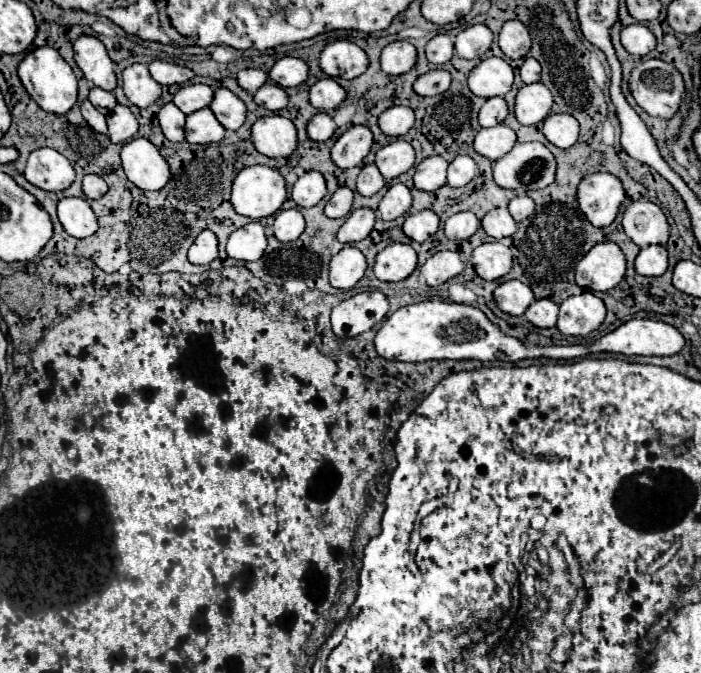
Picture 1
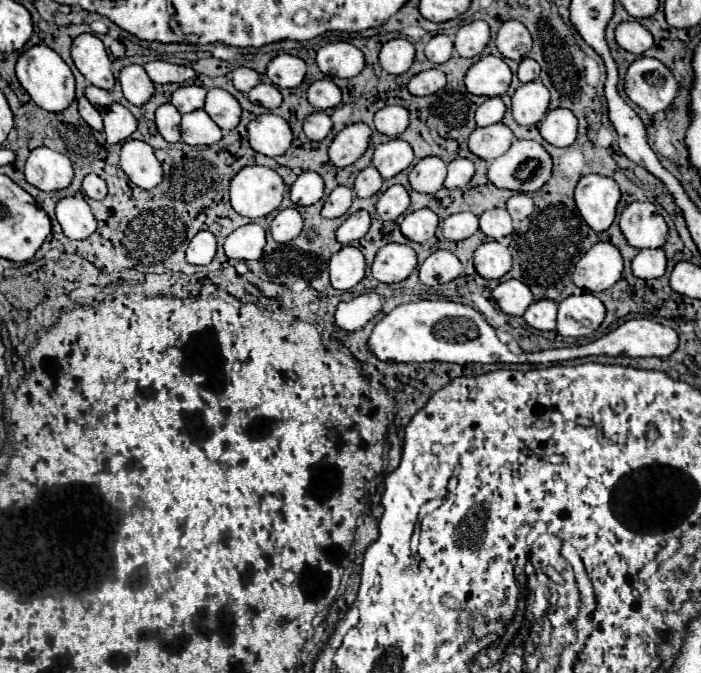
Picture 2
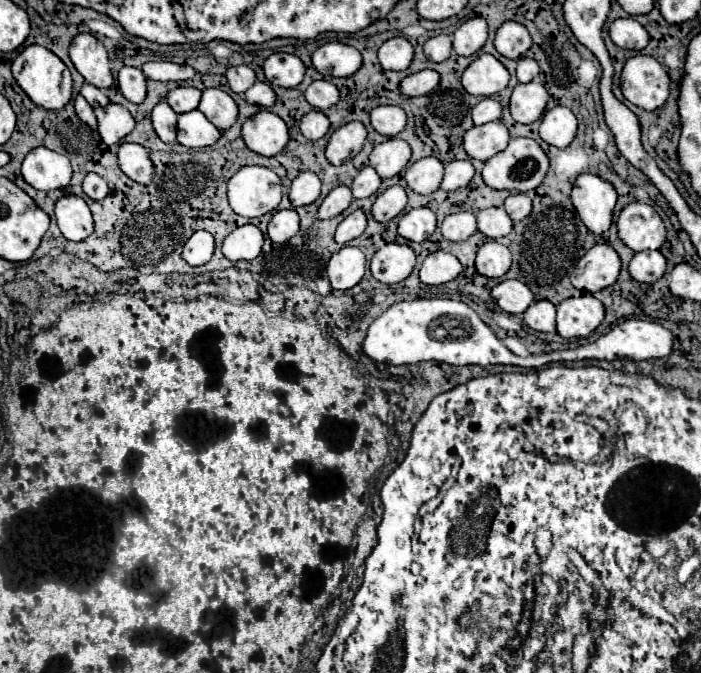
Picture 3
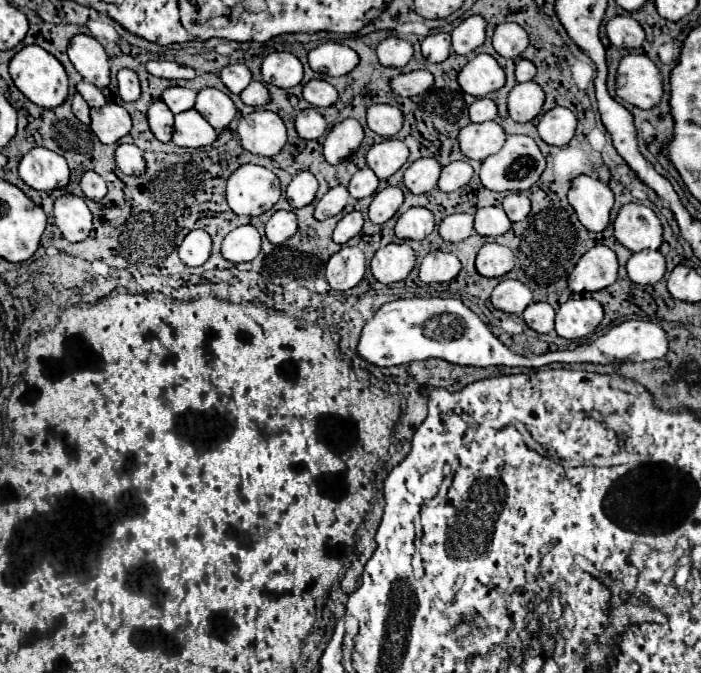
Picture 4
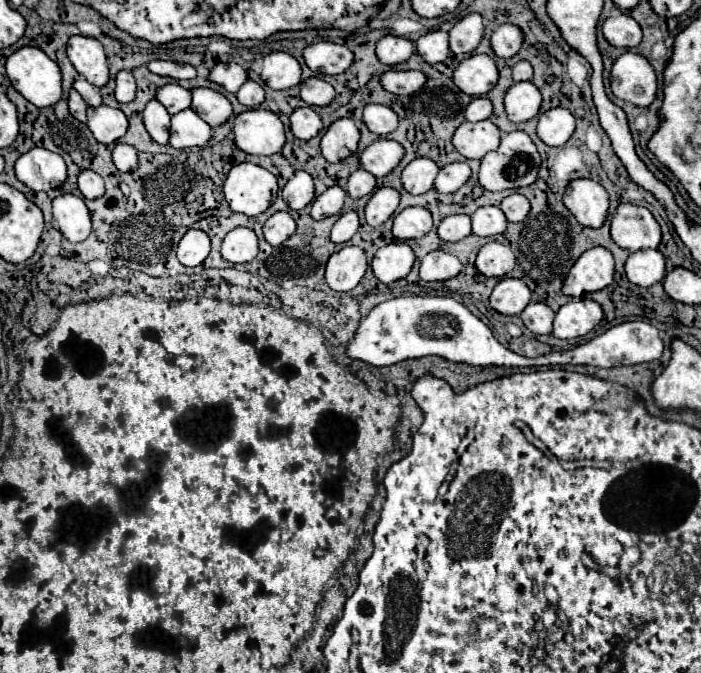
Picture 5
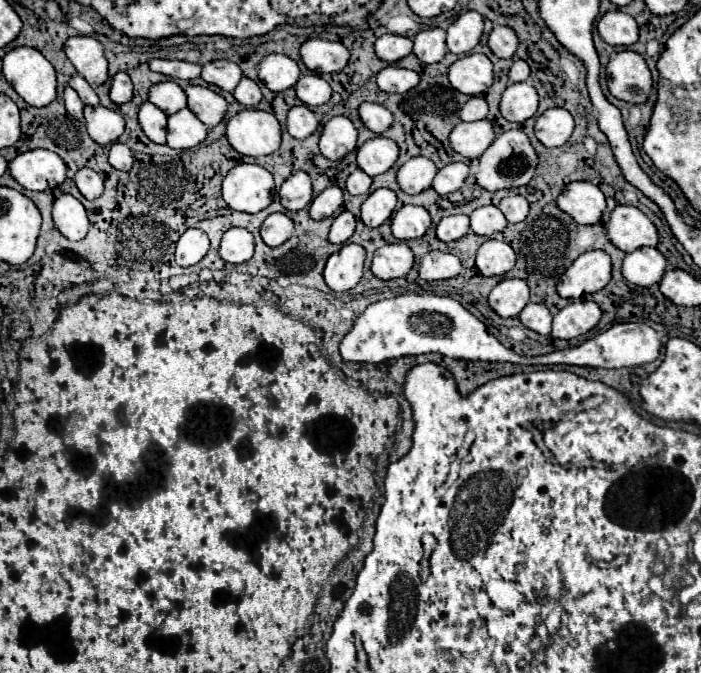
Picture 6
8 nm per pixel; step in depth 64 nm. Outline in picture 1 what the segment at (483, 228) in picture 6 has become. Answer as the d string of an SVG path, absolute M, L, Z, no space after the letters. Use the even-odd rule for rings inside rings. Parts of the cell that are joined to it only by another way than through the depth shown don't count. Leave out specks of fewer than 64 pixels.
M494 208L492 212L488 212L482 220L482 228L486 230L488 236L492 236L496 240L502 240L506 236L514 236L514 232L518 230L508 208Z

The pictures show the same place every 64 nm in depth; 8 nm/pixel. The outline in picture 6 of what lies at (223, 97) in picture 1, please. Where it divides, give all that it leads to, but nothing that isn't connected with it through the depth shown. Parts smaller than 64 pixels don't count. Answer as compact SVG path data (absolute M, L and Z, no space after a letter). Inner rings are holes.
M188 86L188 108L208 126L214 128L226 114L226 100L204 86Z

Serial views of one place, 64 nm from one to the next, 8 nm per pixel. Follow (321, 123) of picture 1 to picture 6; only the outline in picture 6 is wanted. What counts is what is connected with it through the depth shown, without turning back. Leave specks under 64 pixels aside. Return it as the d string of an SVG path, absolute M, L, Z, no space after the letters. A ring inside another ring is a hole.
M294 106L288 112L288 132L290 132L290 136L294 136L298 140L304 140L310 134L314 134L318 130L318 126L320 126L320 122L316 120L314 112L308 106Z

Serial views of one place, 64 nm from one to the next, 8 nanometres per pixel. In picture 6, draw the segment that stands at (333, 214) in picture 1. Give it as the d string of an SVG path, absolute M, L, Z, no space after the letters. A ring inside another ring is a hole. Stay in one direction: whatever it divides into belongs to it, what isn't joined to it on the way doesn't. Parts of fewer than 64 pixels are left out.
M328 186L320 196L316 196L310 204L310 216L314 220L322 220L332 216L344 204L342 190L338 186Z

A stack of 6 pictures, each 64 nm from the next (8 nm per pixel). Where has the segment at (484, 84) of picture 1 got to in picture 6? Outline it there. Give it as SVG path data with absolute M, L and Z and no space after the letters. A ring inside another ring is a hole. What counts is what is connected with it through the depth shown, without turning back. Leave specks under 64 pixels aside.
M468 54L456 60L448 70L450 84L468 96L484 94L494 80L494 66L486 54Z

